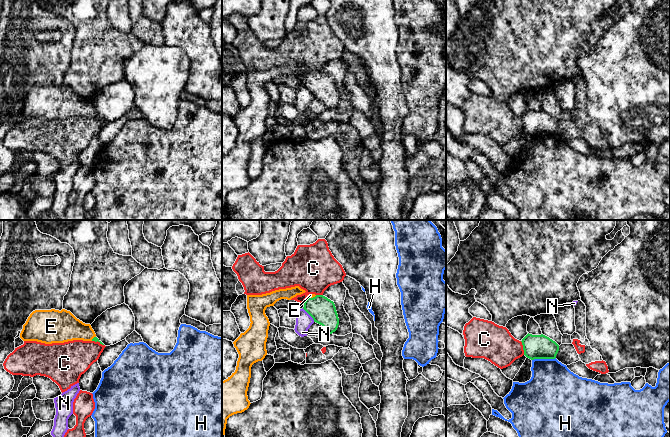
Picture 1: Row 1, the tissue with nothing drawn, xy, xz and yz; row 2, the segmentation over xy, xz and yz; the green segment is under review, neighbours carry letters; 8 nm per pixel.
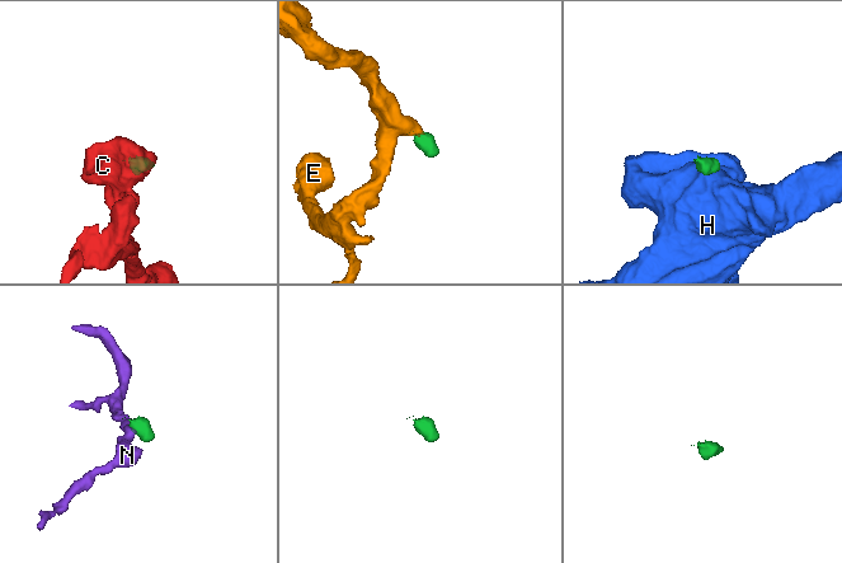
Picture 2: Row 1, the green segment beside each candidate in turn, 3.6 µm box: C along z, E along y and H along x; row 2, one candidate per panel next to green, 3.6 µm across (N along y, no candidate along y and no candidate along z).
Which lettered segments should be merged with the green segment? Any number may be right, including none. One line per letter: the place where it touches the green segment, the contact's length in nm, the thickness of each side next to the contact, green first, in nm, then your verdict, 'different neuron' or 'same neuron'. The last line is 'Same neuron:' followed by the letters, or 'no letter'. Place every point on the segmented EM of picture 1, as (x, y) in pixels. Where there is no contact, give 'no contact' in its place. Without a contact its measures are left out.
C: yz (523, 348) | 120 nm | 190/300 nm | different neuron
E: xz (311, 298) | 80 nm | 200/30 nm | same neuron
H: yz (543, 358) | 190 nm | 190/380 nm | different neuron
N: xz (309, 314) | 150 nm | 200/130 nm | different neuron
Same neuron: E

